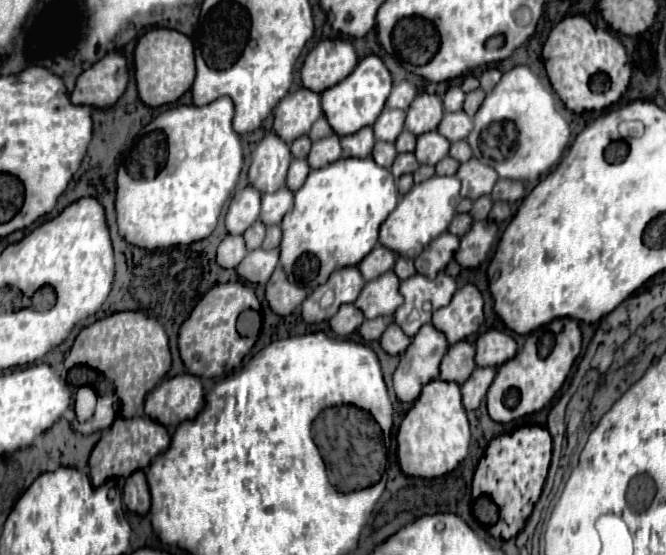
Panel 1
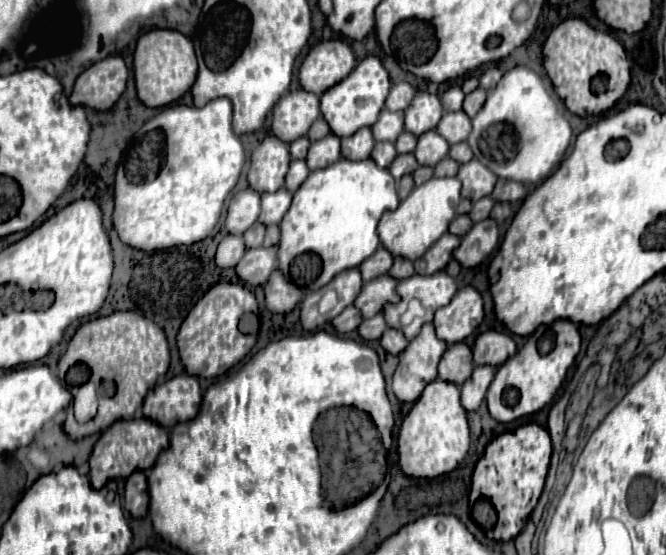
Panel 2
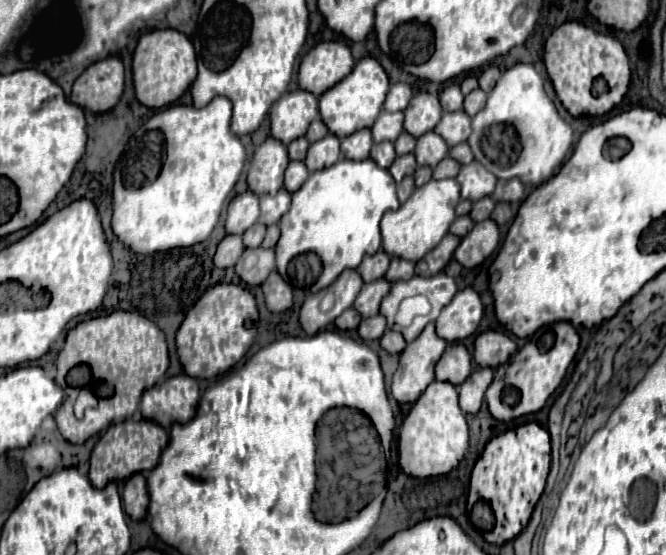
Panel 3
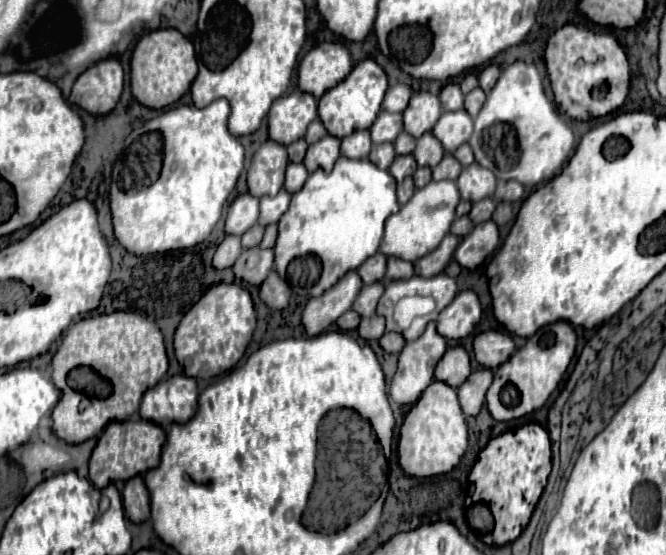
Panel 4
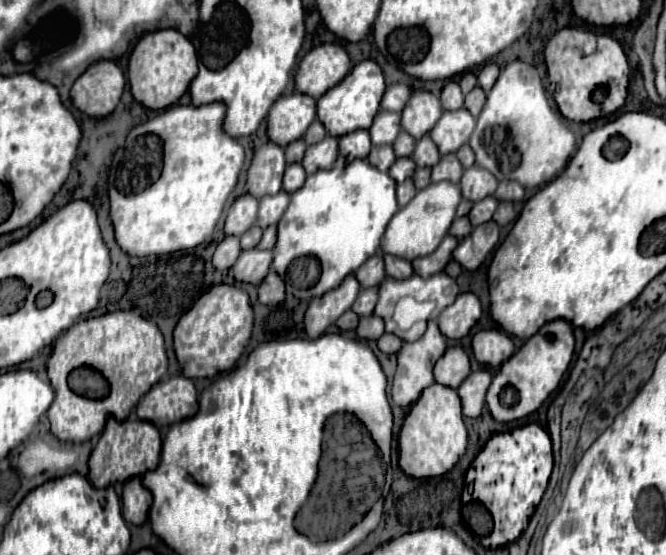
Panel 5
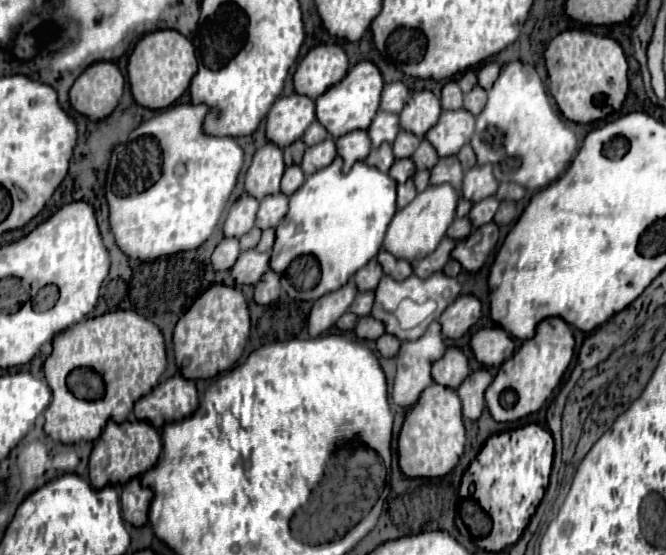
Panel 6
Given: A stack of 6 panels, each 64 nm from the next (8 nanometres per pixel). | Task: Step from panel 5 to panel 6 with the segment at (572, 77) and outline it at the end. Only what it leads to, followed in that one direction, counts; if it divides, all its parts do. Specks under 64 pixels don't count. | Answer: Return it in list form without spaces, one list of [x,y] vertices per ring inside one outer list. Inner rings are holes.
[[[566,30],[548,44],[544,58],[550,78],[550,94],[568,120],[580,124],[602,120],[616,112],[626,100],[628,62],[616,40],[592,32]]]

